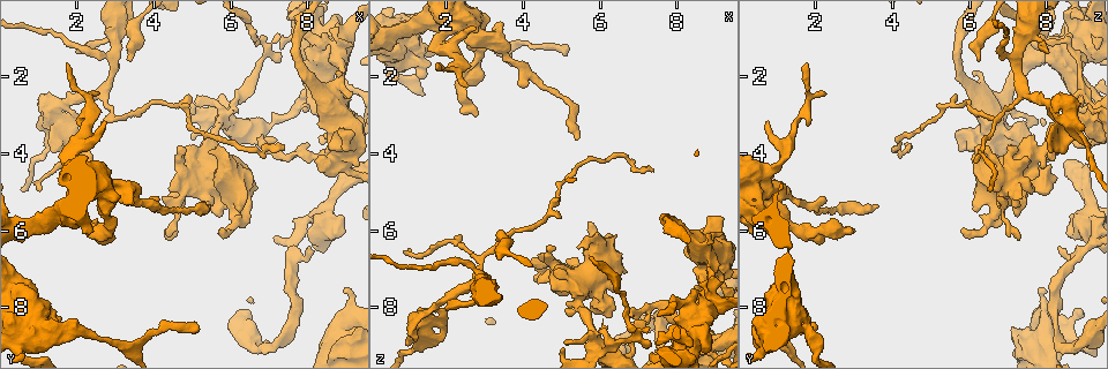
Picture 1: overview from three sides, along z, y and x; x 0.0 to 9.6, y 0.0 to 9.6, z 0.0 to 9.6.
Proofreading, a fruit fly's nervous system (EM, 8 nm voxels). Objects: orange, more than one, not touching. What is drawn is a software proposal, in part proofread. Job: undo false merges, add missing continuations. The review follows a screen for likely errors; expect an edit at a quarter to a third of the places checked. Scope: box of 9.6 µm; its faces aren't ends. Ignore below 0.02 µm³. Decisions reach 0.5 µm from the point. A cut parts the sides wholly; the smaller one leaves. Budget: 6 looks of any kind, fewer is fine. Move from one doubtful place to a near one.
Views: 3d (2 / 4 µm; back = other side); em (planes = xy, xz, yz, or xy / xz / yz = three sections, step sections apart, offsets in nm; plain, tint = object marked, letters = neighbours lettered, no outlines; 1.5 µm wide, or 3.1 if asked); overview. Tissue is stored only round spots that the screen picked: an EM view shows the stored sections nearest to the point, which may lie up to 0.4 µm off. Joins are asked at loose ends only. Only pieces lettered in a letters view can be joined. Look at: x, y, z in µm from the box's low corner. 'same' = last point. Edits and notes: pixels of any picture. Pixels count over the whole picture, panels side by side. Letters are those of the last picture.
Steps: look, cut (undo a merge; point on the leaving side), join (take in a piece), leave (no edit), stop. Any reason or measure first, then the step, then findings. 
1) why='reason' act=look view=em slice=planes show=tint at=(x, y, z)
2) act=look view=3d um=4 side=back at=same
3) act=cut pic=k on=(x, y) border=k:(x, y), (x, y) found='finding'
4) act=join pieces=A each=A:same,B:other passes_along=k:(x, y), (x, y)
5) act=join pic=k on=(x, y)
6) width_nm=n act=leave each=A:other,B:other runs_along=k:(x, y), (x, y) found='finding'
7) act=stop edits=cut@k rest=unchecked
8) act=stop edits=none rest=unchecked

why='tapers out' act=look view=em slice=planes show=letters at=(2.50, 2.45, 2.20)

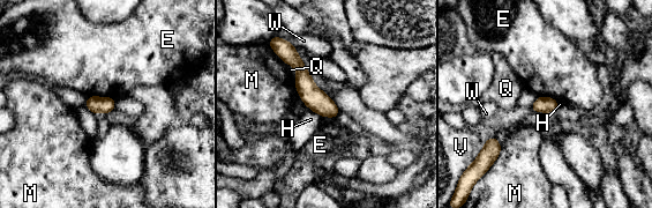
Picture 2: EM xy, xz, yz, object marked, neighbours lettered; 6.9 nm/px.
width_nm=110 act=leave each=E:other,H:other,M:other,Q:other,V:other,W:other border=2:(88, 95), (110, 96), (113, 98) found='none of them fits'

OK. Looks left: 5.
why='thick turns thin' act=look view=em slice=planes show=letters at=(1.90, 3.55, 8.35)

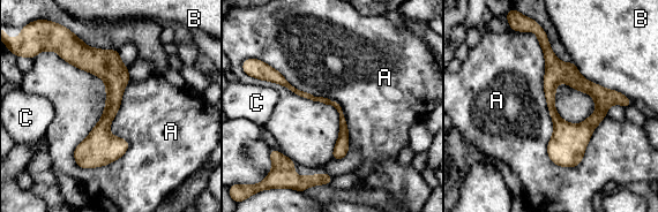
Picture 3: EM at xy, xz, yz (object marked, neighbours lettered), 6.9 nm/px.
act=leave each=A:other,B:other,C:other border=3:(54, 50), (107, 165) found='continuous, no second neuron'

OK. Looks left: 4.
why='free end' act=look view=em slice=xz step=8 show=letters at=(9.00, 7.50, 8.05)

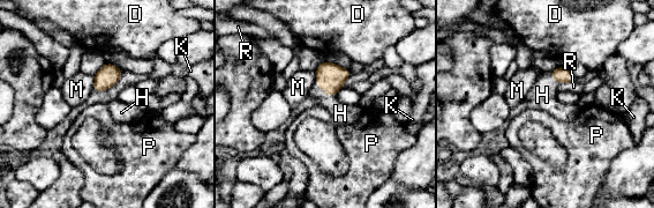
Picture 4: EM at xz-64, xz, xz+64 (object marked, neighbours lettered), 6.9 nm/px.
why='another direction' act=look view=em slice=planes show=letters at=same

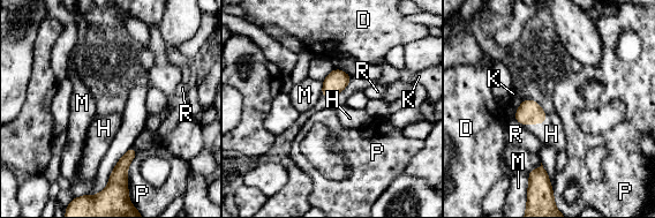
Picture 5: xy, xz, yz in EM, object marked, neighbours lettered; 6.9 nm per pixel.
act=join pieces=H each=D:other,H:same,K:other,M:other,P:other,R:other found='it goes on there'

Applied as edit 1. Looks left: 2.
act=stop edits=join@5 rest=unchecked

